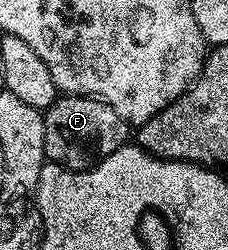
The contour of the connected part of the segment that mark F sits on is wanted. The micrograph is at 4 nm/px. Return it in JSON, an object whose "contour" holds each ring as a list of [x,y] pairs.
{"contour":[[[67,95],[54,100],[54,104],[46,108],[44,121],[44,149],[49,162],[58,163],[63,169],[80,171],[87,166],[86,147],[96,143],[107,143],[107,148],[123,146],[127,142],[128,124],[122,120],[102,99],[94,99],[91,95]]]}

